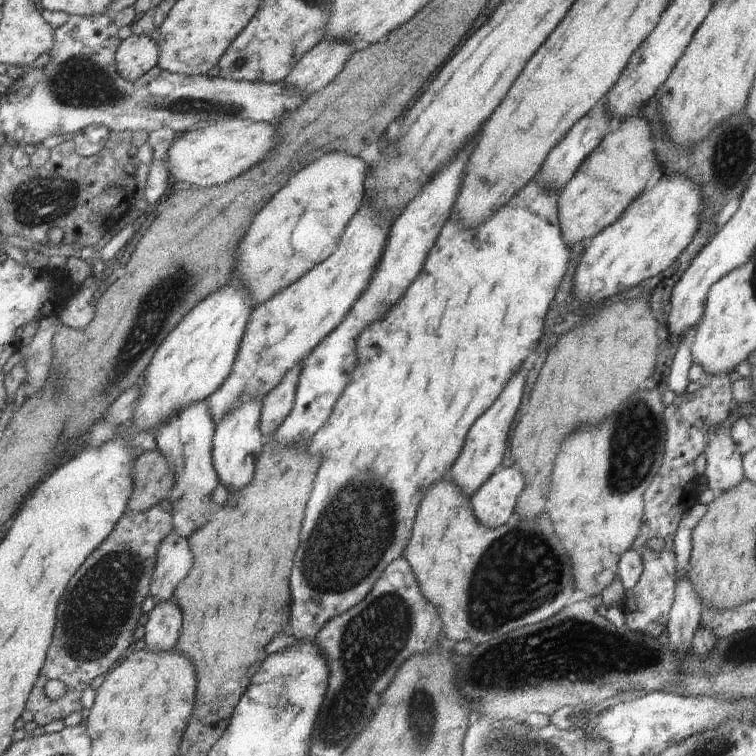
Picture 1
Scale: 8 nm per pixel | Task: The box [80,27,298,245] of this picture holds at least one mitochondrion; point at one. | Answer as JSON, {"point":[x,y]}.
{"point":[238,63]}

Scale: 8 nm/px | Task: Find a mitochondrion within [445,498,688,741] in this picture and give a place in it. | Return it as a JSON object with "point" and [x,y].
{"point":[500,594]}

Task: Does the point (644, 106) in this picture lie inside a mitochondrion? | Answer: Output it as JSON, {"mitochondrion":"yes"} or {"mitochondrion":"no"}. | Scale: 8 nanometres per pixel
{"mitochondrion":"no"}

